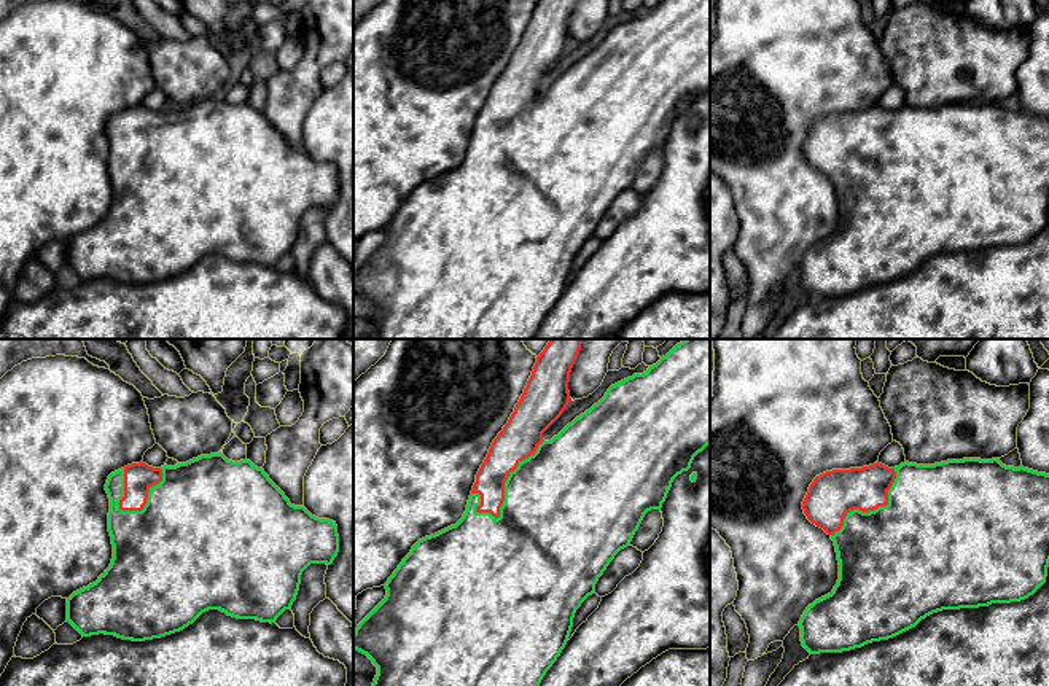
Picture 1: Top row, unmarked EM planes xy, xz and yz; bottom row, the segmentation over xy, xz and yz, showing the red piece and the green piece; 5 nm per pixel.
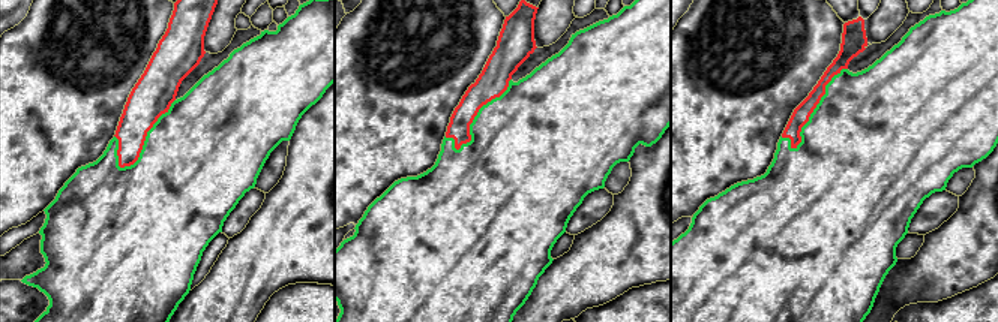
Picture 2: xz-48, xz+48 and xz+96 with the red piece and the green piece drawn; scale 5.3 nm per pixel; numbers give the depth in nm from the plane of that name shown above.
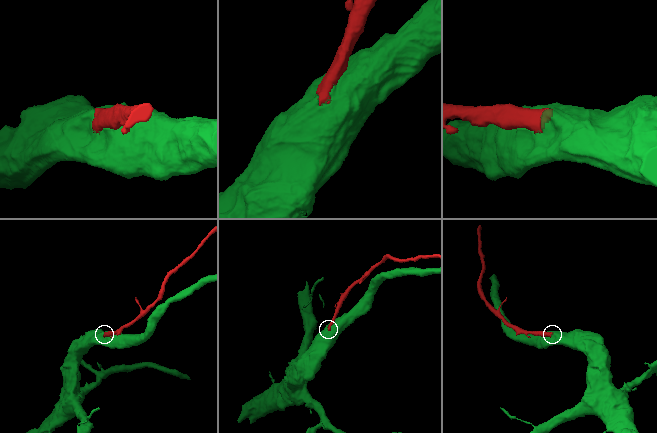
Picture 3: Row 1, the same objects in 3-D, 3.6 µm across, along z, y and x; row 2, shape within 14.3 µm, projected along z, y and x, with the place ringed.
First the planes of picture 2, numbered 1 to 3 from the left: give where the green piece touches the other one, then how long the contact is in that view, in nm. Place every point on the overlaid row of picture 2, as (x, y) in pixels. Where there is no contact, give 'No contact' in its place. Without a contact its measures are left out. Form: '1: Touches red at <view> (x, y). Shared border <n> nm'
1: Touches red at xz-48 (144, 138). Shared border 480 nm
2: Touches red at xz+48 (477, 111). Shared border 480 nm
3: Touches red at xz+96 (815, 107). Shared border 550 nm

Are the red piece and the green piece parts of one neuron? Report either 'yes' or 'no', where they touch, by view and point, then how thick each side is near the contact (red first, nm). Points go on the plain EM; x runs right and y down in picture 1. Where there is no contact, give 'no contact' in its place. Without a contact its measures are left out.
yes | xz (503, 131) | 190/480 nm

